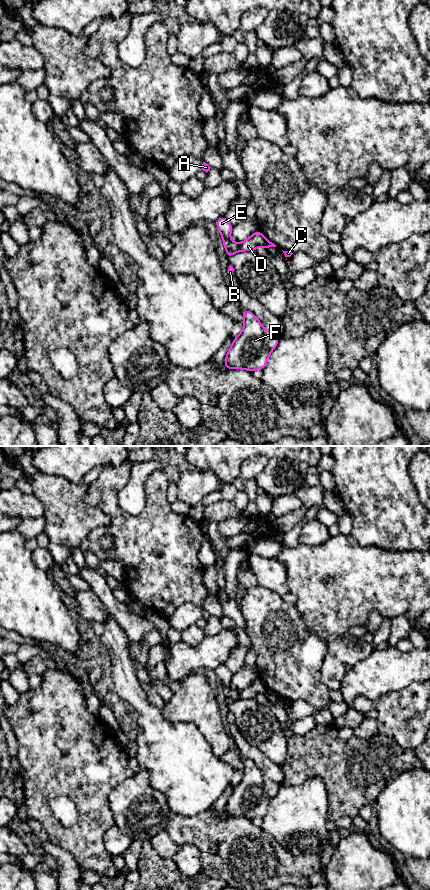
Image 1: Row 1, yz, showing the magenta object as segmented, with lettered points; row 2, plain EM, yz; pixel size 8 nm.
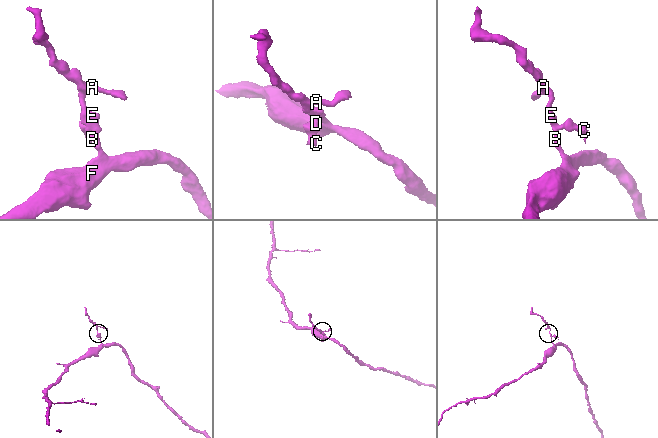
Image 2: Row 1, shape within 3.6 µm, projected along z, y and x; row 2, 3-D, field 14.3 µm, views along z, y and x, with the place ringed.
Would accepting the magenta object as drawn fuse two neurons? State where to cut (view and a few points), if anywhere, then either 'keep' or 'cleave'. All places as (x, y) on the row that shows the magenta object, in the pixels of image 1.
cut in yz along (229, 238), (223, 240); cleave

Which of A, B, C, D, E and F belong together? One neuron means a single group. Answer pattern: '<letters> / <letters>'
A C D / B E F

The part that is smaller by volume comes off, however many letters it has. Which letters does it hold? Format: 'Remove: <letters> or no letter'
Remove: A, C, D

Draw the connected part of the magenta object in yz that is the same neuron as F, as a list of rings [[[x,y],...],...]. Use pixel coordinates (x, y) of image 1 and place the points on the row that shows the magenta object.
[[[242,309],[242,314],[244,327],[241,333],[233,338],[223,365],[228,369],[245,369],[249,372],[262,370],[280,337],[267,331],[254,313]]]

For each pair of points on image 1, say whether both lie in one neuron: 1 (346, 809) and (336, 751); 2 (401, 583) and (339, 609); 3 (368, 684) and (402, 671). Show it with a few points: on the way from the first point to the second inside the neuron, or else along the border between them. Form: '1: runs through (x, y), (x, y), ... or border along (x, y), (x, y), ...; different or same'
1: runs through (346, 795), (346, 778), (342, 765); same
2: runs through (386, 583), (365, 583), (354, 594); same
3: runs through (376, 676), (383, 671), (394, 671); same

